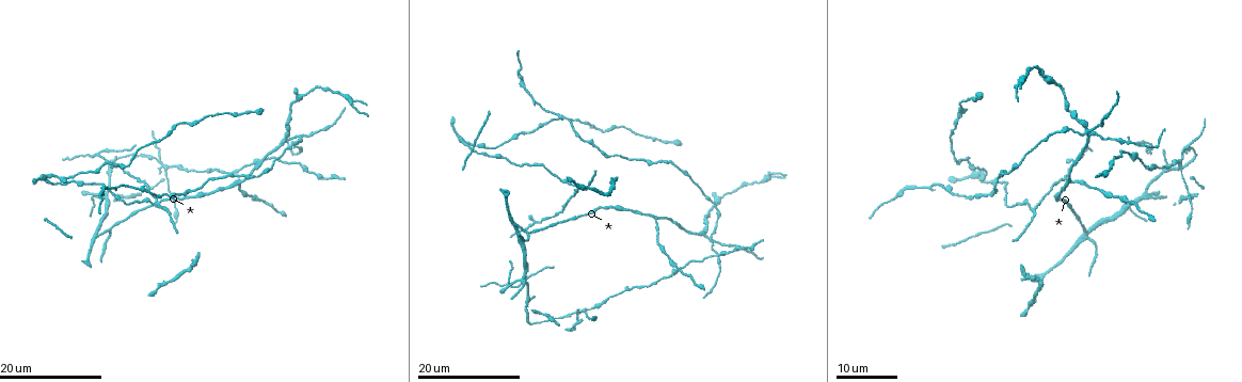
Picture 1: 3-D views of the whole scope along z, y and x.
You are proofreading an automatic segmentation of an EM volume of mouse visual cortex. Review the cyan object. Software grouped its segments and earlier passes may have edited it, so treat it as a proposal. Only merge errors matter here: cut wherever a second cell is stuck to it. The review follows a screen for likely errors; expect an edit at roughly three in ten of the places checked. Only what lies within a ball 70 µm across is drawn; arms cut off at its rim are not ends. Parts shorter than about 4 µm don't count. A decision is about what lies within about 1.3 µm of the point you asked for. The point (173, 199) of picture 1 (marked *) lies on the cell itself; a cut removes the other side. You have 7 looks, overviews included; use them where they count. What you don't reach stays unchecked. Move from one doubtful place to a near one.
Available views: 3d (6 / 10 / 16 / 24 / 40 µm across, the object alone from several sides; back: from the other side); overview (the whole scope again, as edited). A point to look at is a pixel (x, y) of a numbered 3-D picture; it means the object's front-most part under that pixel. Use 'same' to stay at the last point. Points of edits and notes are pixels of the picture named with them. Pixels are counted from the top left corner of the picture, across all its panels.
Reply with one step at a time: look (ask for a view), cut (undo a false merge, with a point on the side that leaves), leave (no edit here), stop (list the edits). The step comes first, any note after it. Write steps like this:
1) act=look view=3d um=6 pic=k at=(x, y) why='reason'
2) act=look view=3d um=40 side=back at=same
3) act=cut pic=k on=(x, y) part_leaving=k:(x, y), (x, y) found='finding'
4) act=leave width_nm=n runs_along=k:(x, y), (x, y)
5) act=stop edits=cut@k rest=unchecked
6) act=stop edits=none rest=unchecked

act=look view=3d um=16 pic=1 at=(292, 137) why='four-way junction'

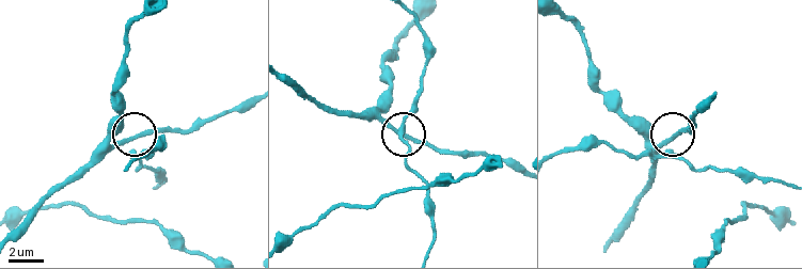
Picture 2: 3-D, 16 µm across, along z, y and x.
act=look view=3d um=6 pic=2 at=(132, 141)

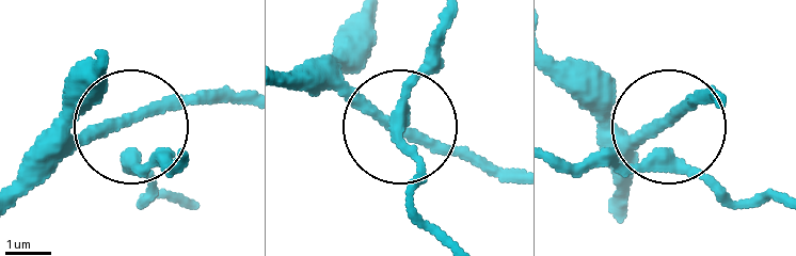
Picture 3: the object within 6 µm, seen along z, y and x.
act=leave runs_along=3:(22, 196), (68, 155), (148, 113), (240, 94) found='one cell here'

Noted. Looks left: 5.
act=look view=3d um=24 pic=1 at=(158, 159) why='two arms in line, one across'

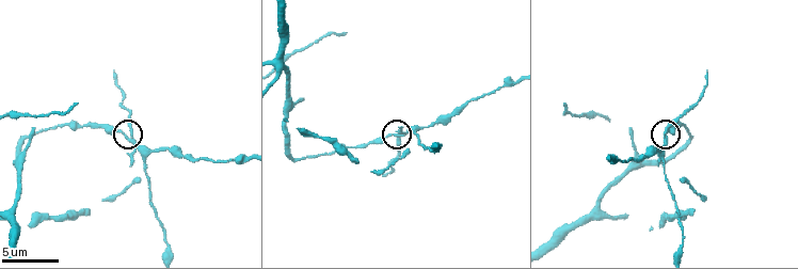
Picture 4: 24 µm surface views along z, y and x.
act=look view=3d um=10 pic=4 at=(130, 136)

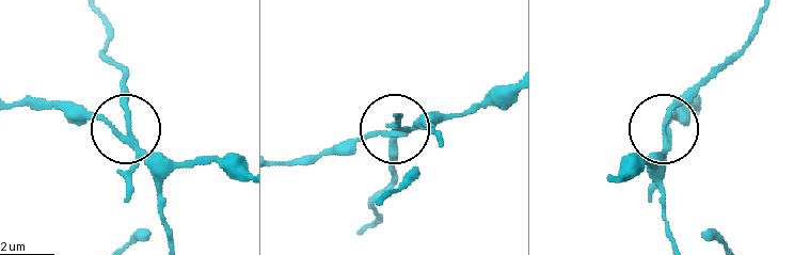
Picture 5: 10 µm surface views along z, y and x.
act=cut pic=5 on=(120, 105) side_arm_um=8 part_leaving=5:(136, 139), (122, 100), (122, 75), (108, 51), (106, 17) found='two cells meet here'

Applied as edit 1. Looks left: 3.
act=look view=overview

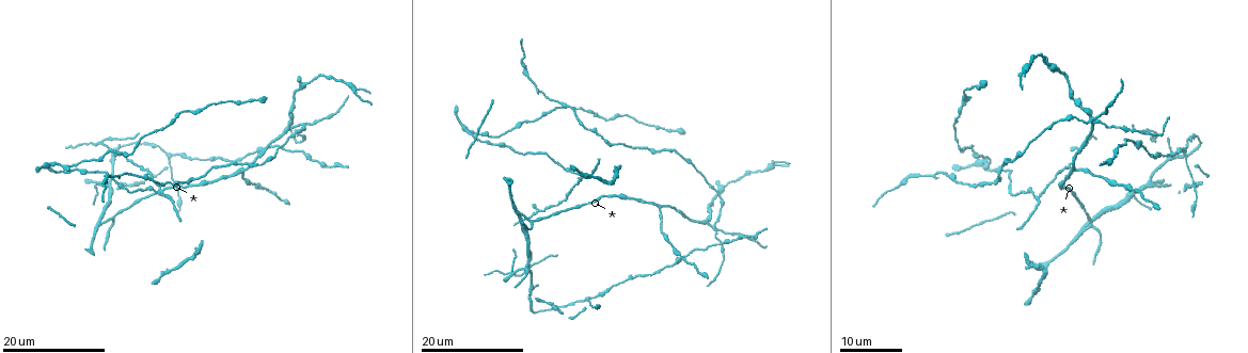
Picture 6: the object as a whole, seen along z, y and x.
act=look view=3d um=16 pic=6 at=(527, 255) why='branch point'

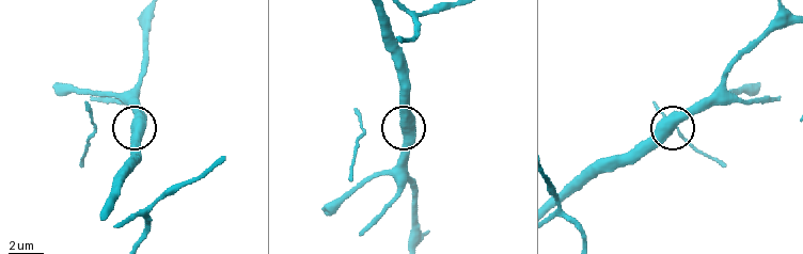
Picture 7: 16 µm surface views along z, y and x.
act=look view=3d um=6 pic=7 at=(401, 125)

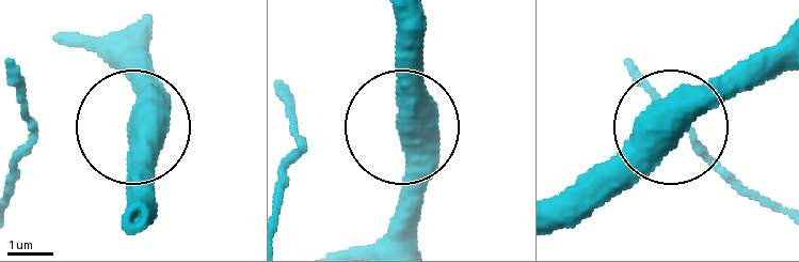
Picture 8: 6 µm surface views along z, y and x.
act=leave found='one cell here'

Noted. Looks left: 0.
act=stop edits=cut@5 rest=unchecked

